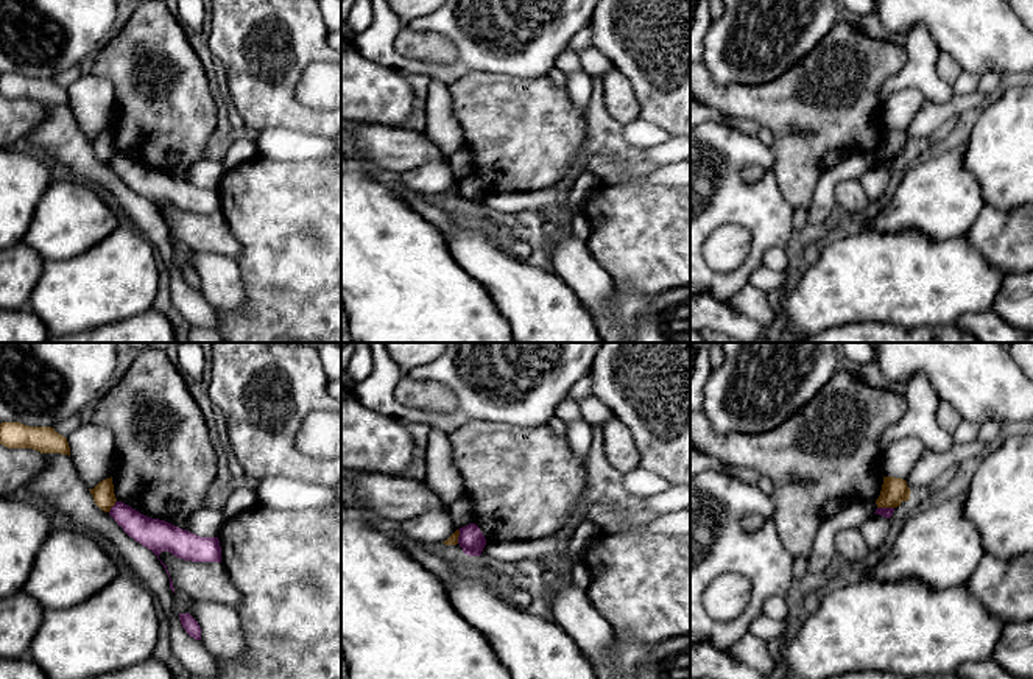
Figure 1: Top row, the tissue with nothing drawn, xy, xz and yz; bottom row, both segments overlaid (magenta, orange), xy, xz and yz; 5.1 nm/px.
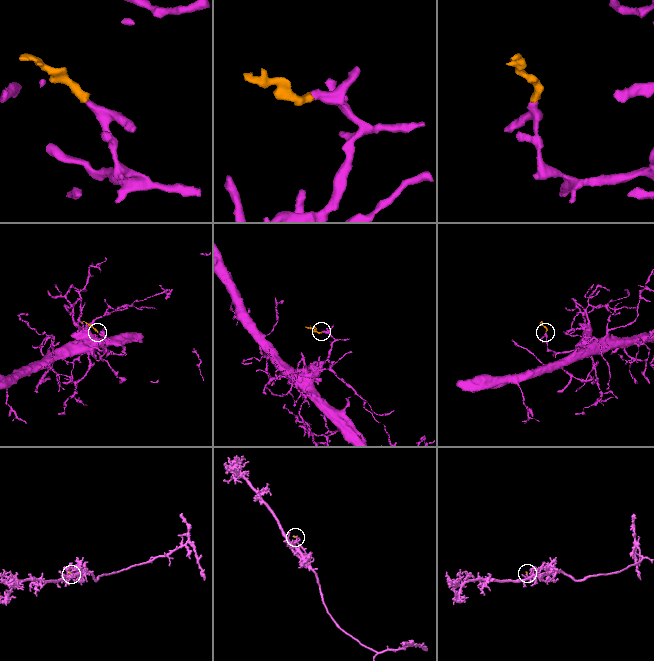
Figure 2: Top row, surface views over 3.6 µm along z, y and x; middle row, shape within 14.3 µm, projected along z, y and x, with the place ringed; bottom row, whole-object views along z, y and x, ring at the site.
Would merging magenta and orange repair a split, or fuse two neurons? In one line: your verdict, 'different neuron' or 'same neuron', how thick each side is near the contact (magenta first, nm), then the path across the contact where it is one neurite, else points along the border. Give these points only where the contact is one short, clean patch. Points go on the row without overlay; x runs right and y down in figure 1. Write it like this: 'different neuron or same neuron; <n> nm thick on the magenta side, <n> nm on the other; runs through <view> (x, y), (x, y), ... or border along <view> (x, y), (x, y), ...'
different neuron; 50 nm thick on the magenta side, 140 nm on the other; border along yz (877, 158), (893, 159)

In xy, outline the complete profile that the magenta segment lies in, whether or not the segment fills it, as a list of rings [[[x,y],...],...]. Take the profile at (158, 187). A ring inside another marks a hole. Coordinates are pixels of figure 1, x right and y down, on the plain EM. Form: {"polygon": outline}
{"polygon": [[[115,153],[109,167],[136,193],[151,201],[157,210],[162,202],[192,213],[221,213],[218,188],[201,188],[165,171],[151,170],[131,157]]]}

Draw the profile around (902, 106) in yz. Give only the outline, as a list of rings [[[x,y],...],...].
[[[908,87],[893,93],[885,106],[885,128],[907,131],[916,114],[921,111],[925,97],[921,89]]]

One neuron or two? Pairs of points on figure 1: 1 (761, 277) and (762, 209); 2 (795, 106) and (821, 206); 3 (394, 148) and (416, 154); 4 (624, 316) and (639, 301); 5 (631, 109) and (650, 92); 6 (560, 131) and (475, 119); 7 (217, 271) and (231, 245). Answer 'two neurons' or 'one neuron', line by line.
1: two neurons
2: two neurons
3: one neuron
4: one neuron
5: two neurons
6: one neuron
7: two neurons

